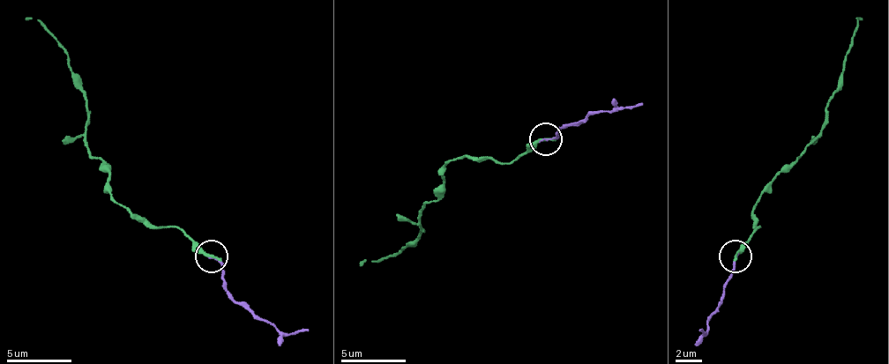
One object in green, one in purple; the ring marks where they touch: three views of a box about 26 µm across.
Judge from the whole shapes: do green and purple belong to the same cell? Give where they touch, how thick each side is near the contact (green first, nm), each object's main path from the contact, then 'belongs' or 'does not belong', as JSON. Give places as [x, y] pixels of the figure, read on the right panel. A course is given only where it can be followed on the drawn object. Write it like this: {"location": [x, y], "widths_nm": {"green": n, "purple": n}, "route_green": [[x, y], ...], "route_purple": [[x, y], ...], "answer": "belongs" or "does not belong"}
{"location": [735, 256], "widths_nm": {"green": 280, "purple": 140}, "route_green": [[735, 257], [760, 227], [754, 225], [757, 198], [825, 120], [825, 104], [858, 26], [855, 18], [862, 18]], "route_purple": [[735, 257], [735, 267], [721, 302], [705, 332], [698, 329]], "answer": "belongs"}

